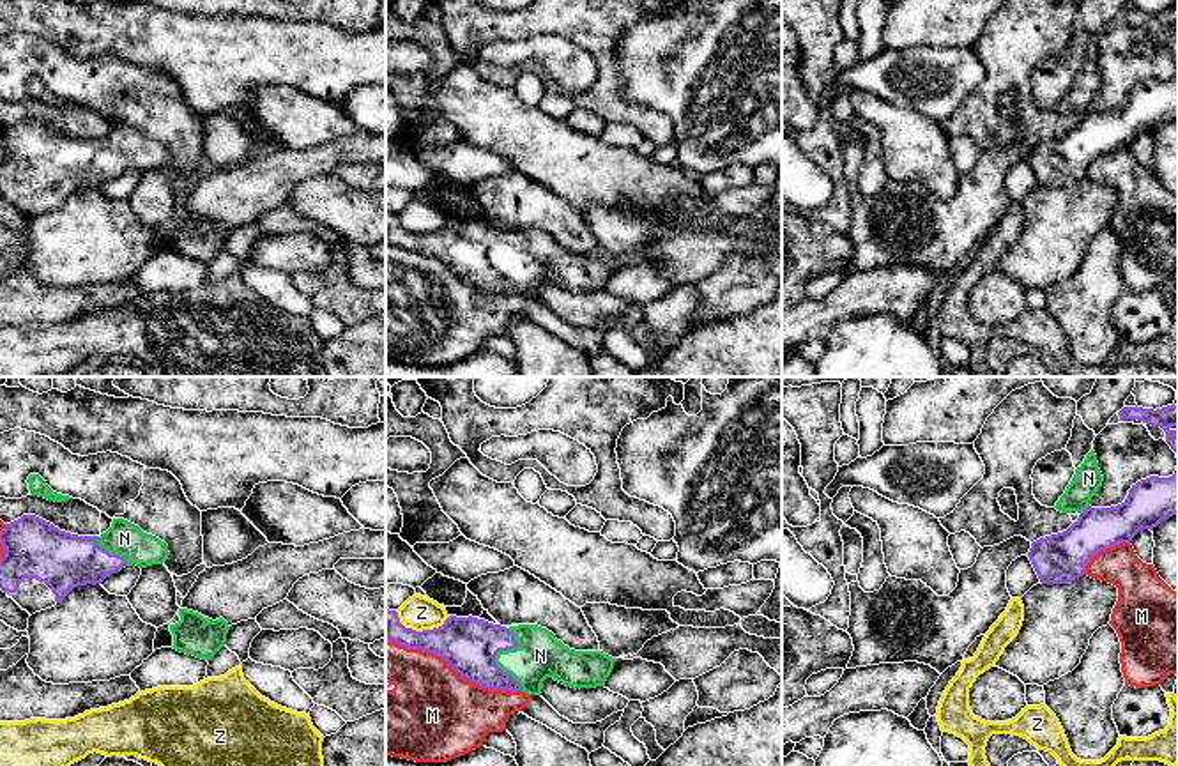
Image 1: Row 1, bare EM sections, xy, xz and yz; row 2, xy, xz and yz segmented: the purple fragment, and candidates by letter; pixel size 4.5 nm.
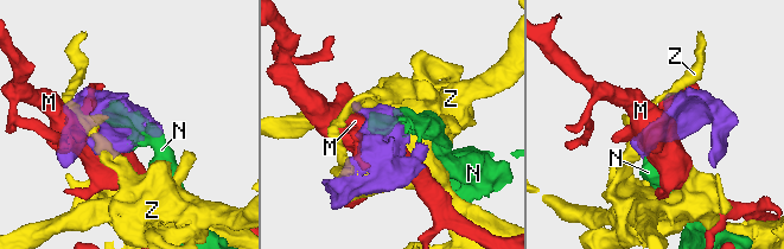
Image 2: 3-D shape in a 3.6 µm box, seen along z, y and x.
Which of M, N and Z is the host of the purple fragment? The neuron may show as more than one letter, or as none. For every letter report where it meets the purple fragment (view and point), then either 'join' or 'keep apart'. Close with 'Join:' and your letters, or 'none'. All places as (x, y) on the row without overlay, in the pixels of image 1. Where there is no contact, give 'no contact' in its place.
M: meets purple in xz at (453, 271); keep apart
N: meets purple in xz at (497, 255); join
Z: meets purple in xz at (423, 234); keep apart
Join: N

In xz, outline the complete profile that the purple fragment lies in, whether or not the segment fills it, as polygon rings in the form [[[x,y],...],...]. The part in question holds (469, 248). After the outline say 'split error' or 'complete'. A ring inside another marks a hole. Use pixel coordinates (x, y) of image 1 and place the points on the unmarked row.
[[[386,212],[386,244],[433,257],[479,290],[529,299],[541,299],[547,281],[571,292],[605,290],[616,265],[603,255],[570,253],[538,228],[506,232],[472,219],[416,235]]] | split error

